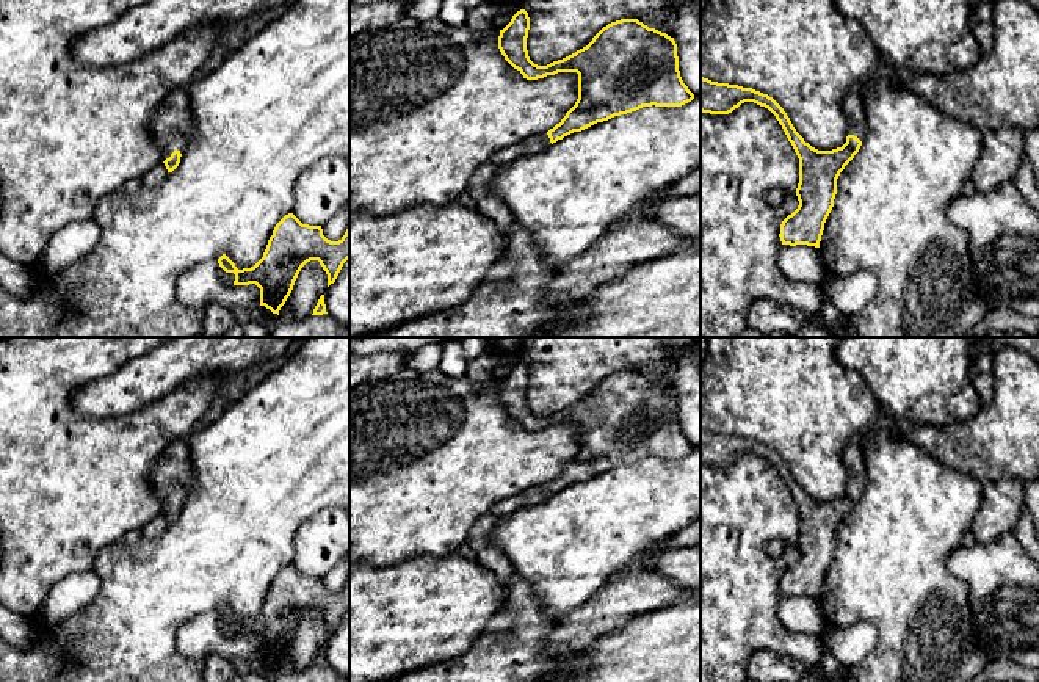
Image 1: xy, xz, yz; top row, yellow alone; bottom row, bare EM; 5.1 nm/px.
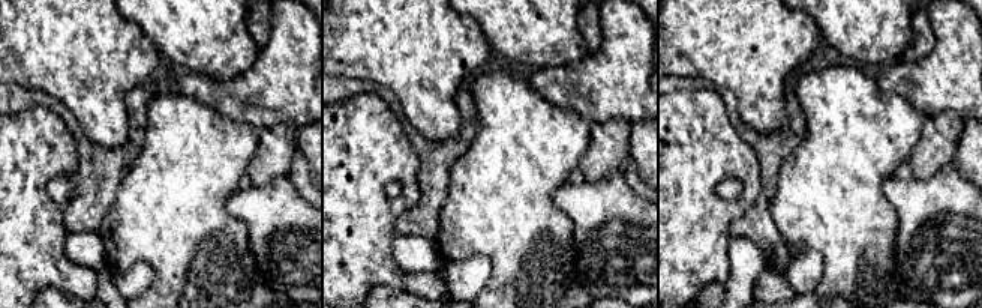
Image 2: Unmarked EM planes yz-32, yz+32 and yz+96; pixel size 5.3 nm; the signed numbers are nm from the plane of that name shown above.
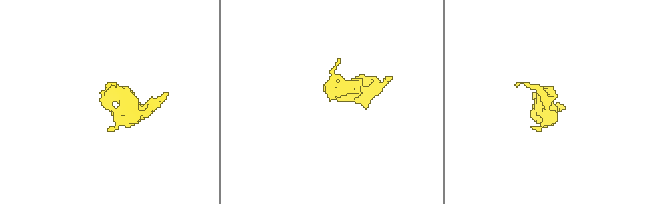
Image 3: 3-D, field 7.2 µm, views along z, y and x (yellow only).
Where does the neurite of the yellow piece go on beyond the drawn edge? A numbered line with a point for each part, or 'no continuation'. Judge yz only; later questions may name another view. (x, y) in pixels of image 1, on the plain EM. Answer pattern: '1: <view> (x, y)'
1: yz (853, 455)

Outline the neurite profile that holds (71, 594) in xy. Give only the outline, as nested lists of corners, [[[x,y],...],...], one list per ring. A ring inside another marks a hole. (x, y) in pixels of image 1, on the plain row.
[[[92,569],[74,572],[60,580],[42,602],[38,621],[44,629],[55,629],[63,619],[83,610],[100,589],[100,579]]]

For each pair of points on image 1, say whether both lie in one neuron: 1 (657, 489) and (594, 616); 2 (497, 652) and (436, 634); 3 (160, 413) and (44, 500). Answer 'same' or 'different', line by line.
1: different
2: different
3: same

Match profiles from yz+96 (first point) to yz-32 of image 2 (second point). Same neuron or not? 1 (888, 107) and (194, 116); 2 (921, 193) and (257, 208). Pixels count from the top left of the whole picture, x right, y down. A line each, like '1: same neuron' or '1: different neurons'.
1: same neuron
2: same neuron

